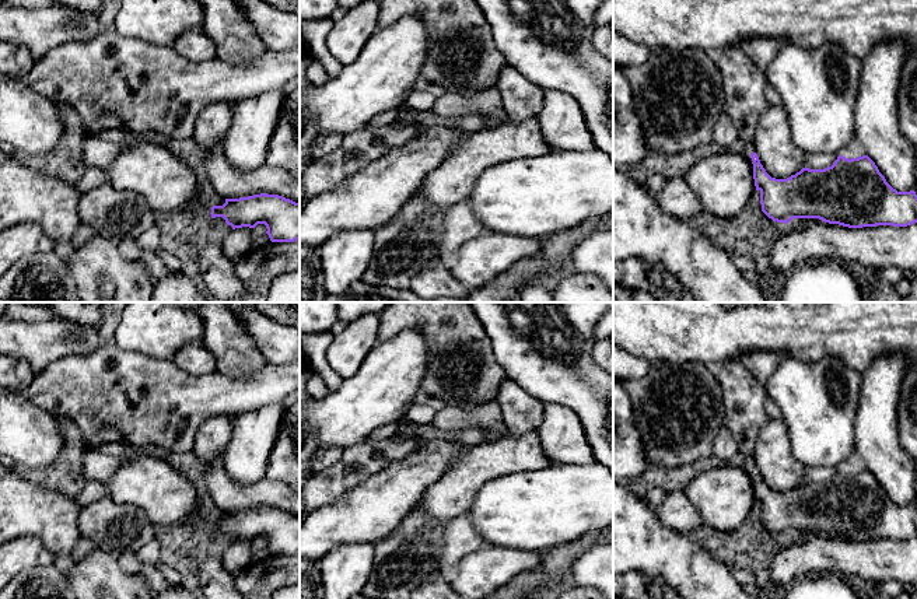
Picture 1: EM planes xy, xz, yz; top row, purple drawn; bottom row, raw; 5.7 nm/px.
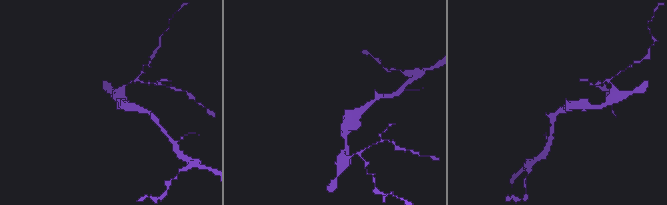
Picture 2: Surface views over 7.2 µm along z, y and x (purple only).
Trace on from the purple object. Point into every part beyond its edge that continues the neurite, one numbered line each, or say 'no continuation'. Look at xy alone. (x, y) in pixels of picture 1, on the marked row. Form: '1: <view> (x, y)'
no continuation

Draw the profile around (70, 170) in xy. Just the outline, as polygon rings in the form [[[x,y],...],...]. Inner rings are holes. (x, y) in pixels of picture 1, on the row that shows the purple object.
[[[57,105],[63,122],[63,137],[57,147],[45,155],[31,155],[21,150],[14,150],[13,157],[24,167],[59,178],[76,185],[83,176],[85,167],[81,161],[81,146],[87,133],[83,120],[70,105]]]

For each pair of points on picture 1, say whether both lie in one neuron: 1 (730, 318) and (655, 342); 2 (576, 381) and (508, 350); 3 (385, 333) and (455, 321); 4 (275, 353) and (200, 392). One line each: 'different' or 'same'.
1: same
2: same
3: same
4: different

